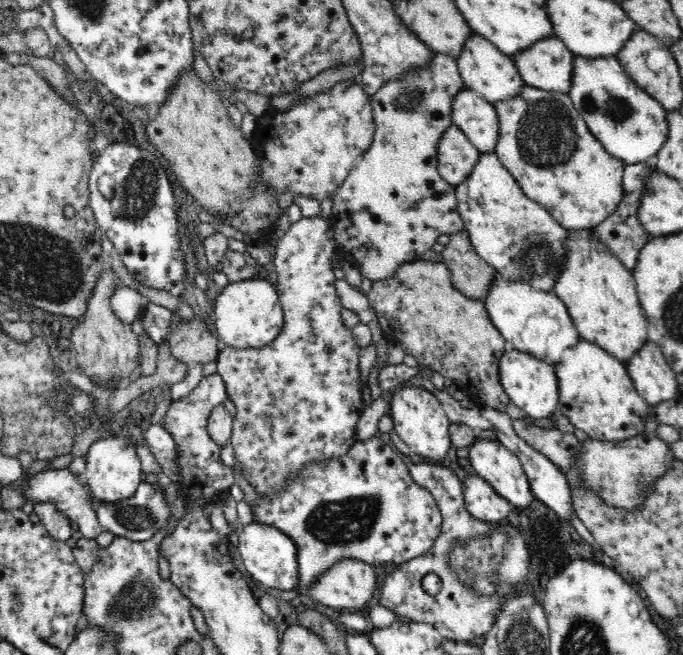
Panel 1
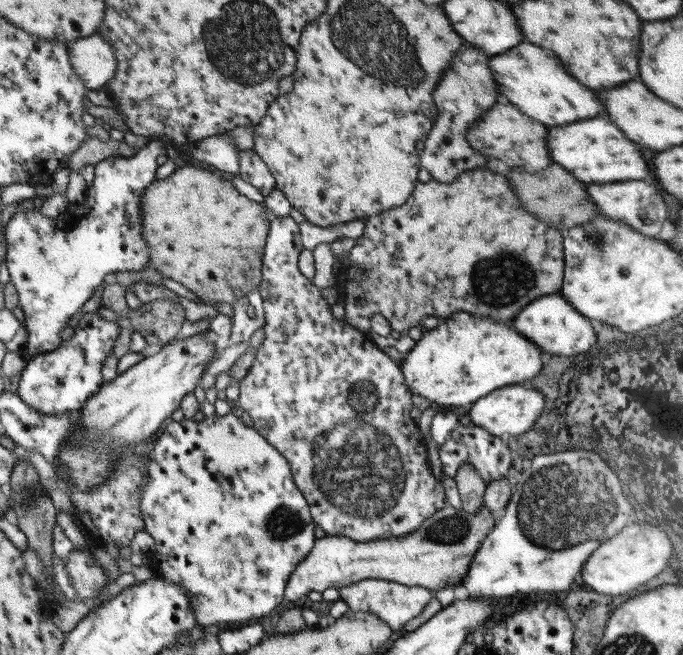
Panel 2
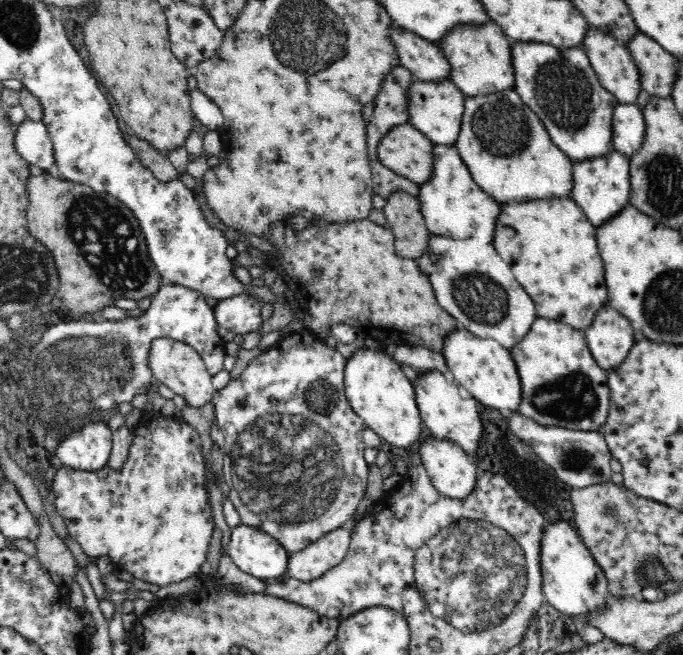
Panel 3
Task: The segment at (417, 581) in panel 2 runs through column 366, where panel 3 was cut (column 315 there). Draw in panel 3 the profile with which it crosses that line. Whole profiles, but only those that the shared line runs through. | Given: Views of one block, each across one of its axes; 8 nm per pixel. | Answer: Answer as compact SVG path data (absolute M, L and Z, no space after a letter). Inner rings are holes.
M348 525L321 536L316 542L308 544L304 550L289 555L288 576L302 582L320 578L344 560L350 543L351 532Z

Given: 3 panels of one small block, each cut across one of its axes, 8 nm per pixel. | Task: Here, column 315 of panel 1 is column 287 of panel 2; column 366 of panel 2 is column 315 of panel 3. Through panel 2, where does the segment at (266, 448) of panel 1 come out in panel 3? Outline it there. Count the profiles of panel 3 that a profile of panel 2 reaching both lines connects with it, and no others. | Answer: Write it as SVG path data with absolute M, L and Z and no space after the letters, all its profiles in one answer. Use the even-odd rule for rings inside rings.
M304 328L287 342L278 341L264 350L237 380L213 394L215 418L225 436L222 473L230 486L229 499L242 524L274 536L289 555L348 525L366 492L369 464L363 455L367 448L362 441L365 422L353 411L344 392L346 364L347 358L339 351Z

